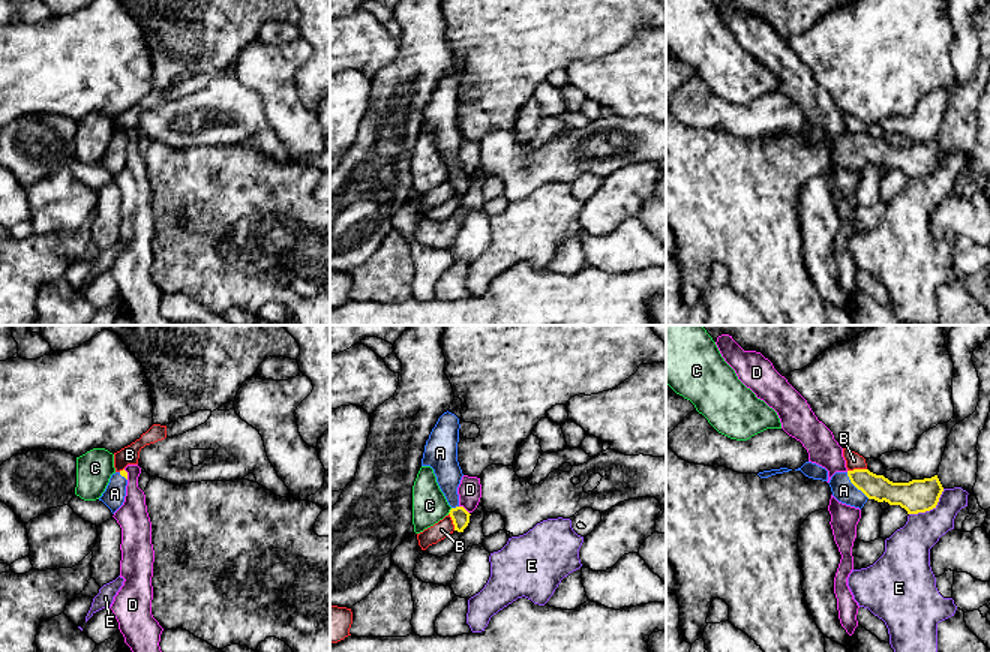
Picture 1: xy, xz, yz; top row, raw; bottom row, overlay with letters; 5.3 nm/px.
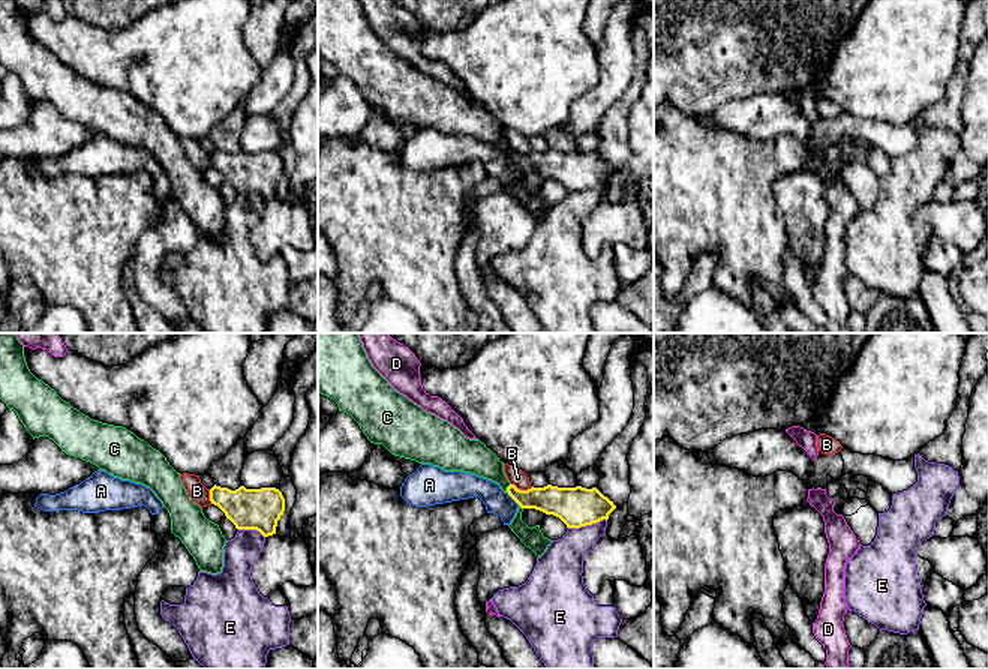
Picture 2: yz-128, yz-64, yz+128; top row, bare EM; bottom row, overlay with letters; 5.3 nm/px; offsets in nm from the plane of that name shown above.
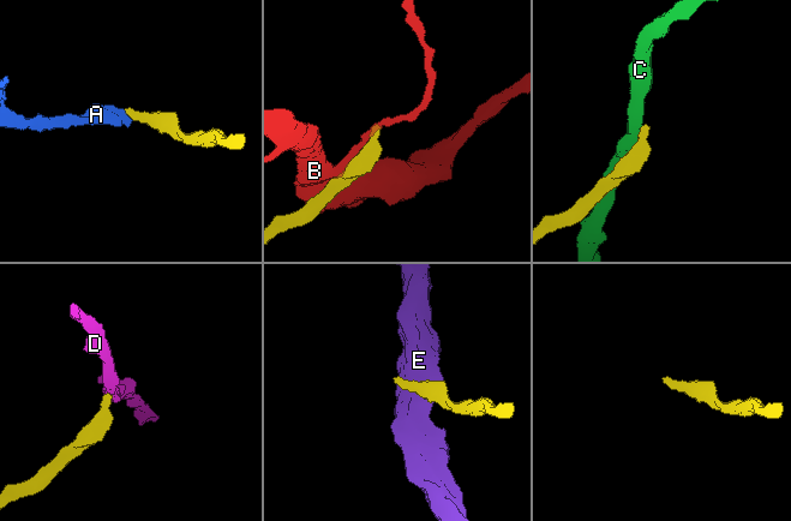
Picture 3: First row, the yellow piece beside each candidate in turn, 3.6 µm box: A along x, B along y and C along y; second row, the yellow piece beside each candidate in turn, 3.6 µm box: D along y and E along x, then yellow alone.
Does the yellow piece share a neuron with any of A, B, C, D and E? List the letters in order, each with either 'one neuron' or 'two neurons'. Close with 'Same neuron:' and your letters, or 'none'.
A: one neuron
B: two neurons
C: two neurons
D: two neurons
E: two neurons
Same neuron: A

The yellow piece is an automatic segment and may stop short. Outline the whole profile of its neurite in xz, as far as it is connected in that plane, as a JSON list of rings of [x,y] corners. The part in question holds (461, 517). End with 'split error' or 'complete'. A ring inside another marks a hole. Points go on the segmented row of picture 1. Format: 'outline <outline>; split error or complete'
outline [[[444,412],[424,445],[422,466],[430,466],[436,483],[444,493],[450,510],[454,531],[464,532],[470,523],[470,513],[459,505],[458,487],[464,477],[458,462],[459,418],[452,412]]]; split error

